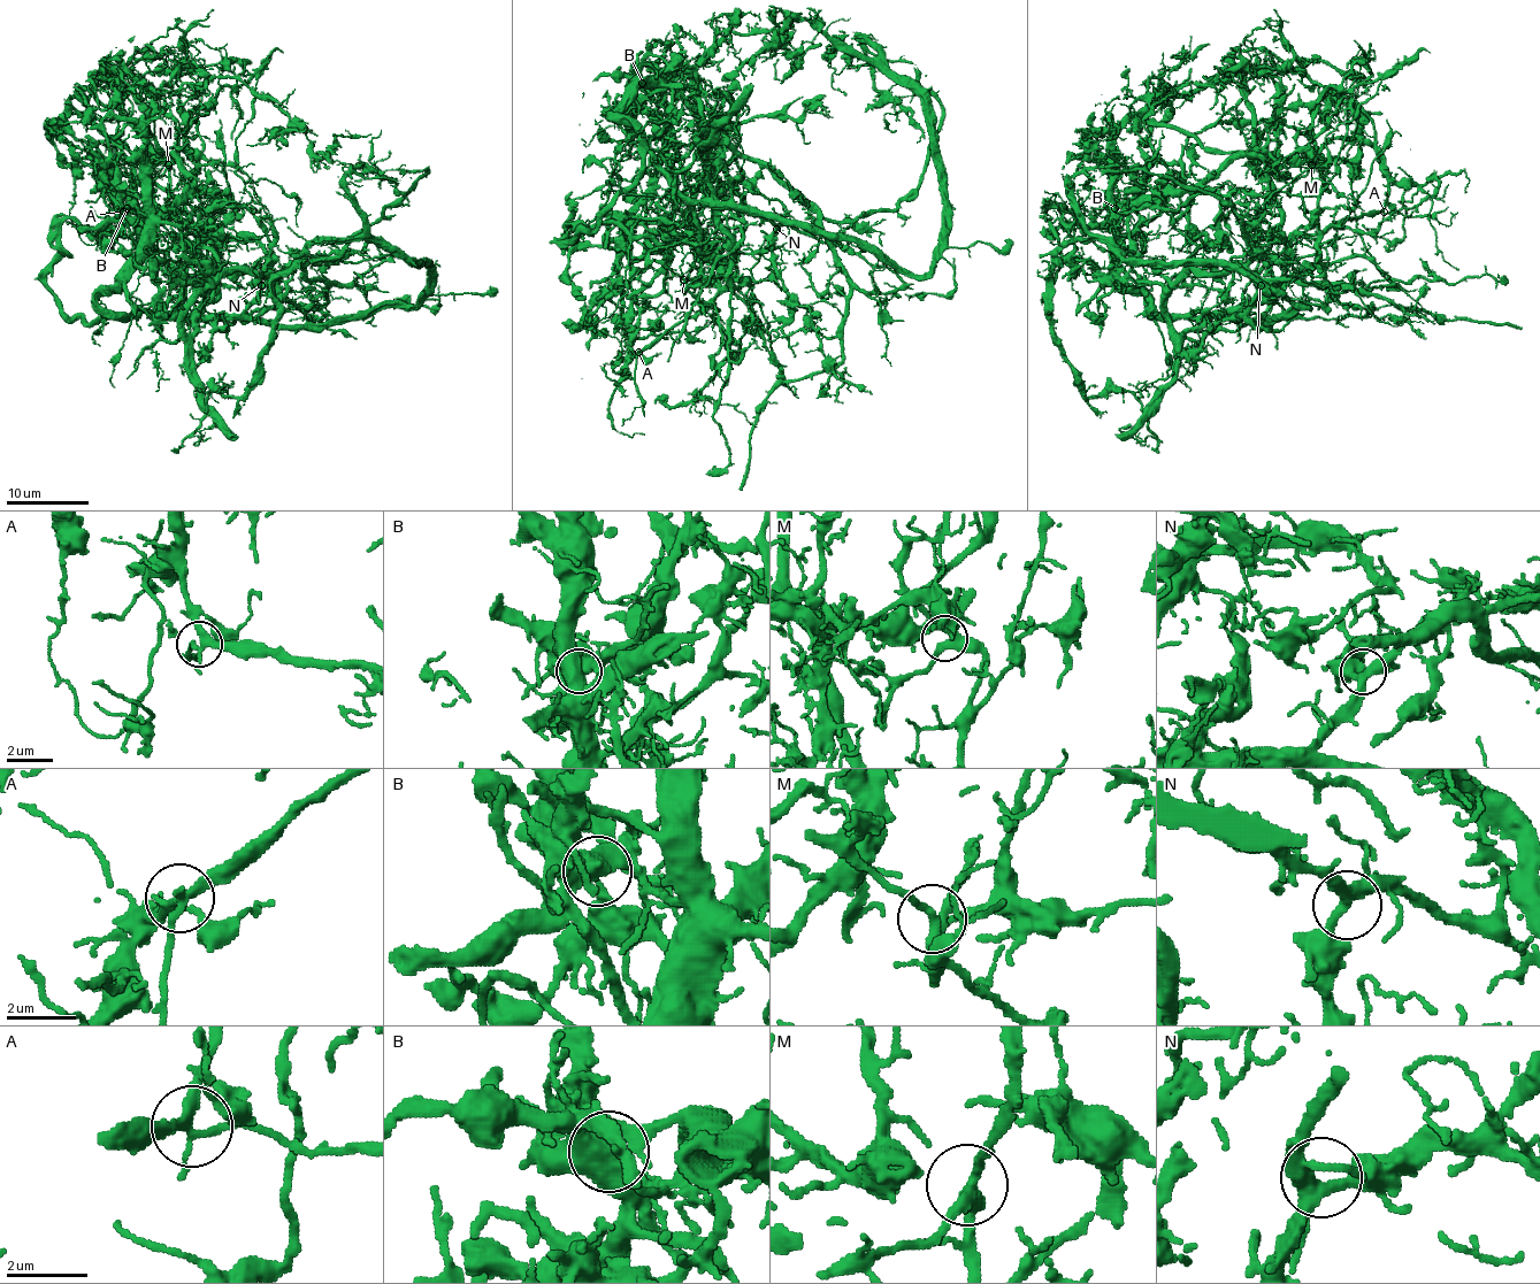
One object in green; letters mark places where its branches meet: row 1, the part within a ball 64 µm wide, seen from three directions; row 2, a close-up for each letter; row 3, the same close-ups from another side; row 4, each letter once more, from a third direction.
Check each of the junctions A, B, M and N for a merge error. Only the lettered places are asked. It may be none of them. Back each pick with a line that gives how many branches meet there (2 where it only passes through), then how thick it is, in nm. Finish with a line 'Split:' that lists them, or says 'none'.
B: branches 2; calibre 650 nm
Split: B

